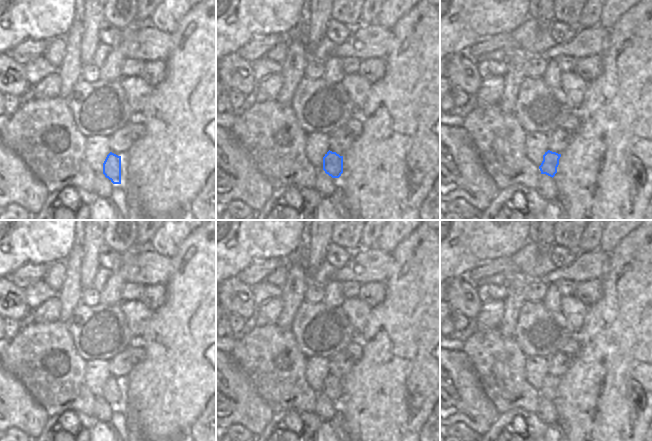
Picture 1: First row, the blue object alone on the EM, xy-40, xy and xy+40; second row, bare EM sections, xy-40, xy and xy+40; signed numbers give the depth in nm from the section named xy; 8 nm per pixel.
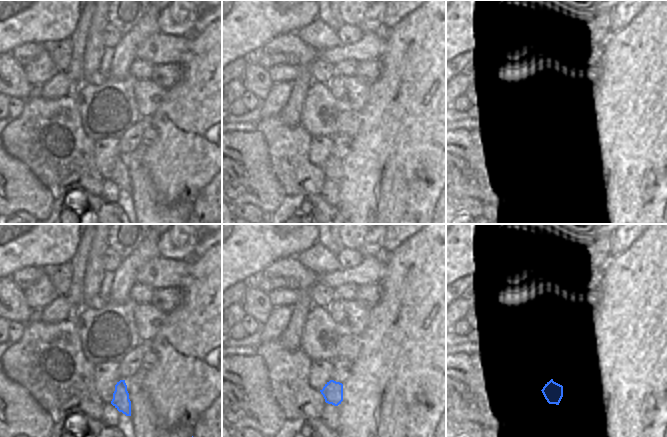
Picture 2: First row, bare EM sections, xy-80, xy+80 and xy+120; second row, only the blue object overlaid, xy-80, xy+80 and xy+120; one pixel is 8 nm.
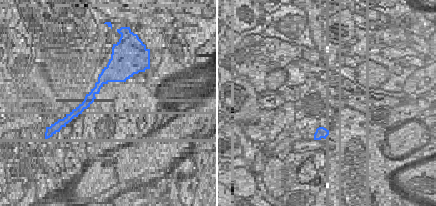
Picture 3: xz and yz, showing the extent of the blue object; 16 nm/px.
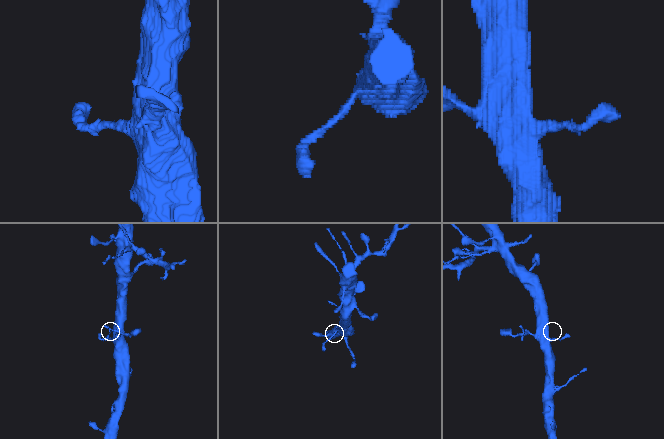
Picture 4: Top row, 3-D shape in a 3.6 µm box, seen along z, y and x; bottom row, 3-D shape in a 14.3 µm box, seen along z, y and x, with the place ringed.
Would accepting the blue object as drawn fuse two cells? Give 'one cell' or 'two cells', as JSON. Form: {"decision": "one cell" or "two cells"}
{"decision": "one cell"}

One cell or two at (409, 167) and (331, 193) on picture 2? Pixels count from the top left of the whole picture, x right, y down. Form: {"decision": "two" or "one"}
{"decision": "two"}

